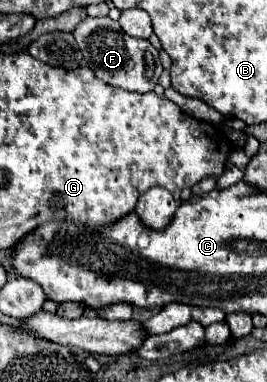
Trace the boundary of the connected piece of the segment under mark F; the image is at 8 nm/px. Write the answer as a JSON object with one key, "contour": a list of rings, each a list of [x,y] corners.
{"contour":[[[85,18],[75,30],[73,36],[77,40],[79,50],[83,52],[85,62],[95,72],[95,76],[111,86],[129,90],[129,92],[151,92],[153,86],[159,82],[163,66],[159,62],[159,52],[151,46],[149,40],[127,36],[119,22],[105,18]]]}

